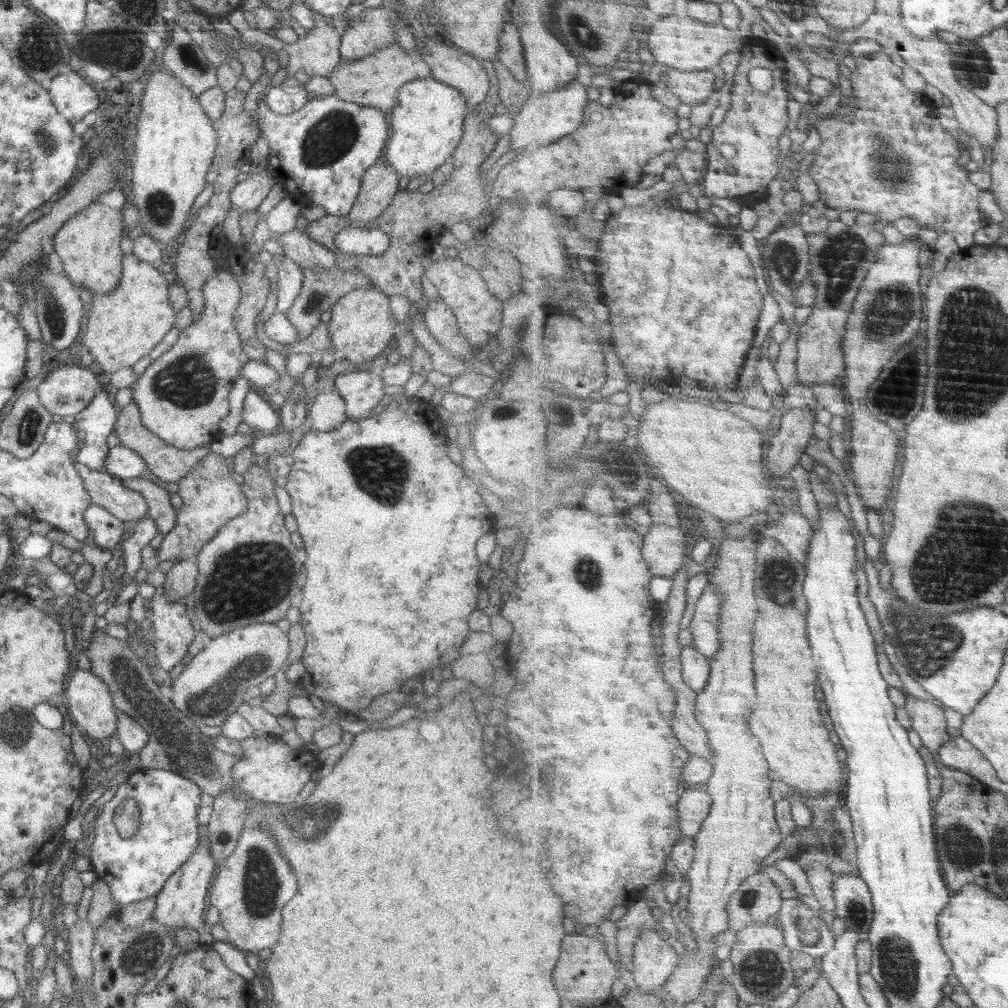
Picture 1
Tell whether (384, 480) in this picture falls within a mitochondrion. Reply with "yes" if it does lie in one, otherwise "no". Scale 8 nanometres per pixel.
yes

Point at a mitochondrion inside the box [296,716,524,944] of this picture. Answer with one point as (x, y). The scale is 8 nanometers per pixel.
(338, 810)

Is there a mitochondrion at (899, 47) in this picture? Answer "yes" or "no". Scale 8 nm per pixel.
no

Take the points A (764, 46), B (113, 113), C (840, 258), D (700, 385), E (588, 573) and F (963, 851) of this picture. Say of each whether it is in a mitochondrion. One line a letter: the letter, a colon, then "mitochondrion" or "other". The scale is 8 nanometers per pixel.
A: other
B: other
C: mitochondrion
D: other
E: mitochondrion
F: mitochondrion

